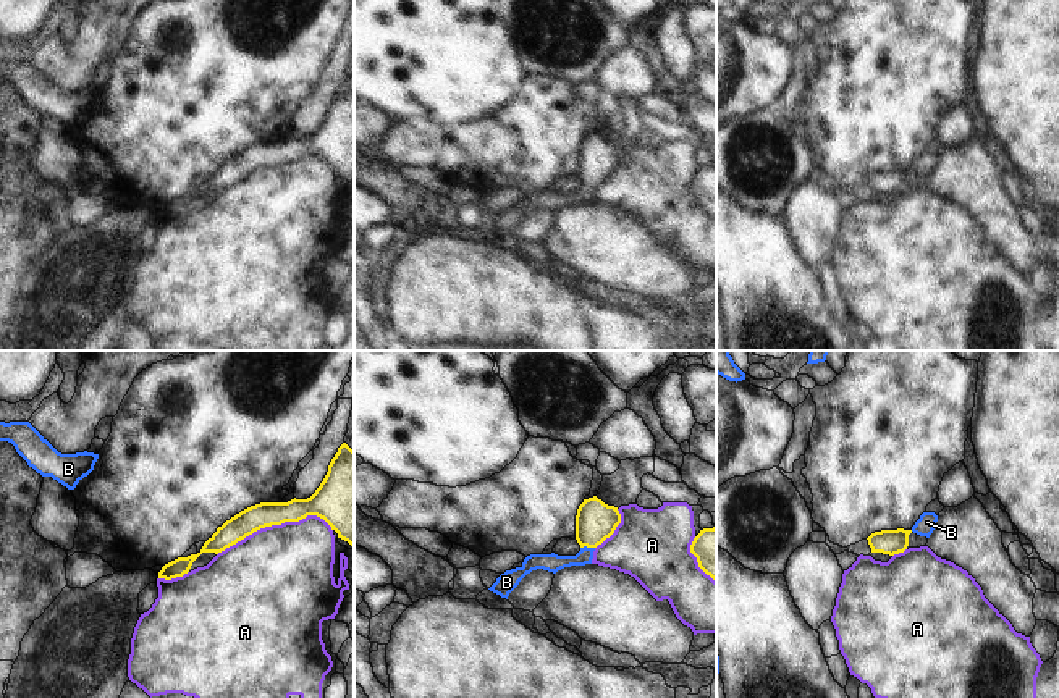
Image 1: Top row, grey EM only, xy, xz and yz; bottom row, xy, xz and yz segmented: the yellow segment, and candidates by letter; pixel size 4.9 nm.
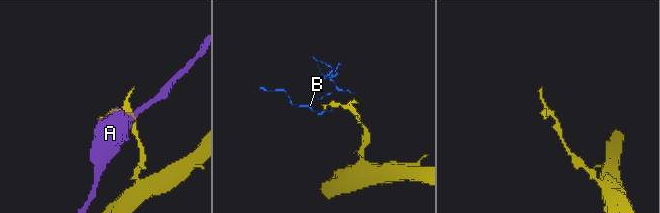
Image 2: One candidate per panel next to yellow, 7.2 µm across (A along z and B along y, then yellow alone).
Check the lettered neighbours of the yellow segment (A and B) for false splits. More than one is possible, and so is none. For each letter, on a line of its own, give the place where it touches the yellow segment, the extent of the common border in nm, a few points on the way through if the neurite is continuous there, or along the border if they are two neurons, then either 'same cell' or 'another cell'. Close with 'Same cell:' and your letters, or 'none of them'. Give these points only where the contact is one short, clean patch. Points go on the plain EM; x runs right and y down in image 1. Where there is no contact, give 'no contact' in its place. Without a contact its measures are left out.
A: contact xy (274, 162); length 600 nm; another cell
B: contact xz (587, 185); length 70 nm; way xz (595, 159), (587, 185), (576, 197), (552, 201); same cell
Same cell: B

